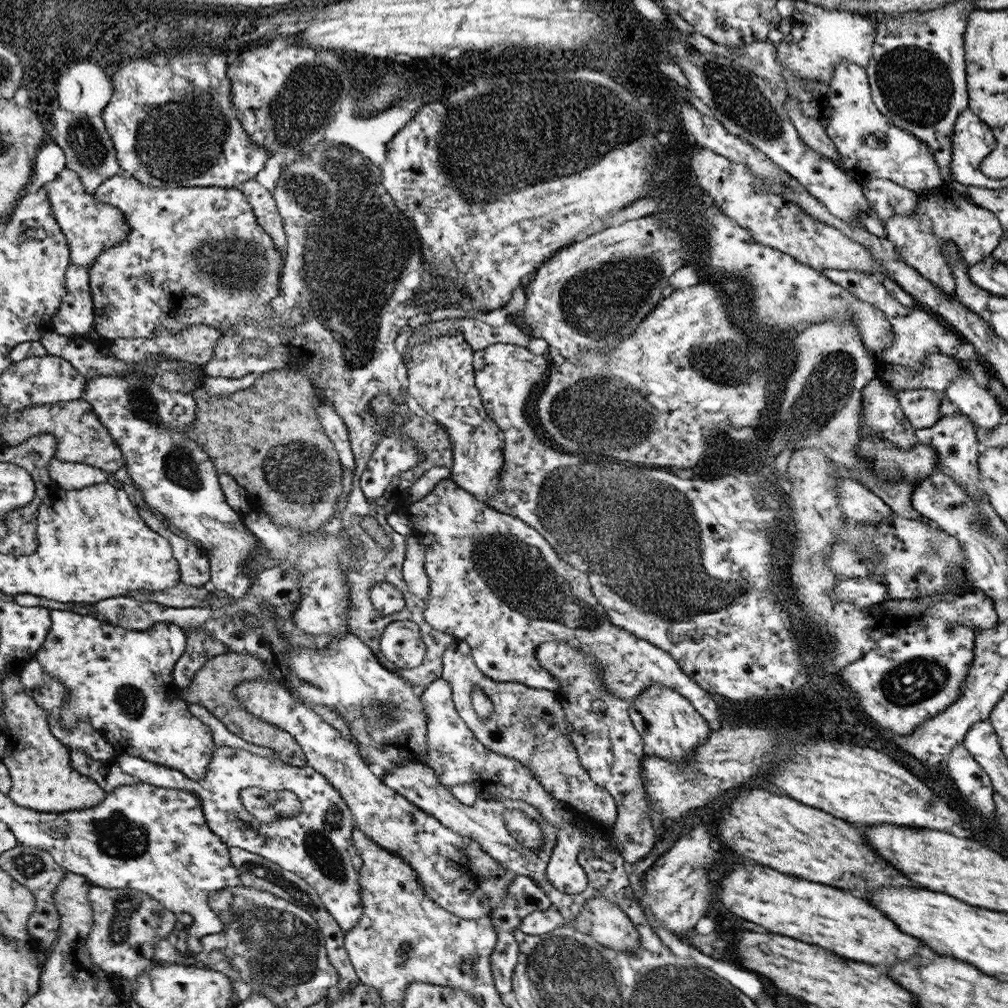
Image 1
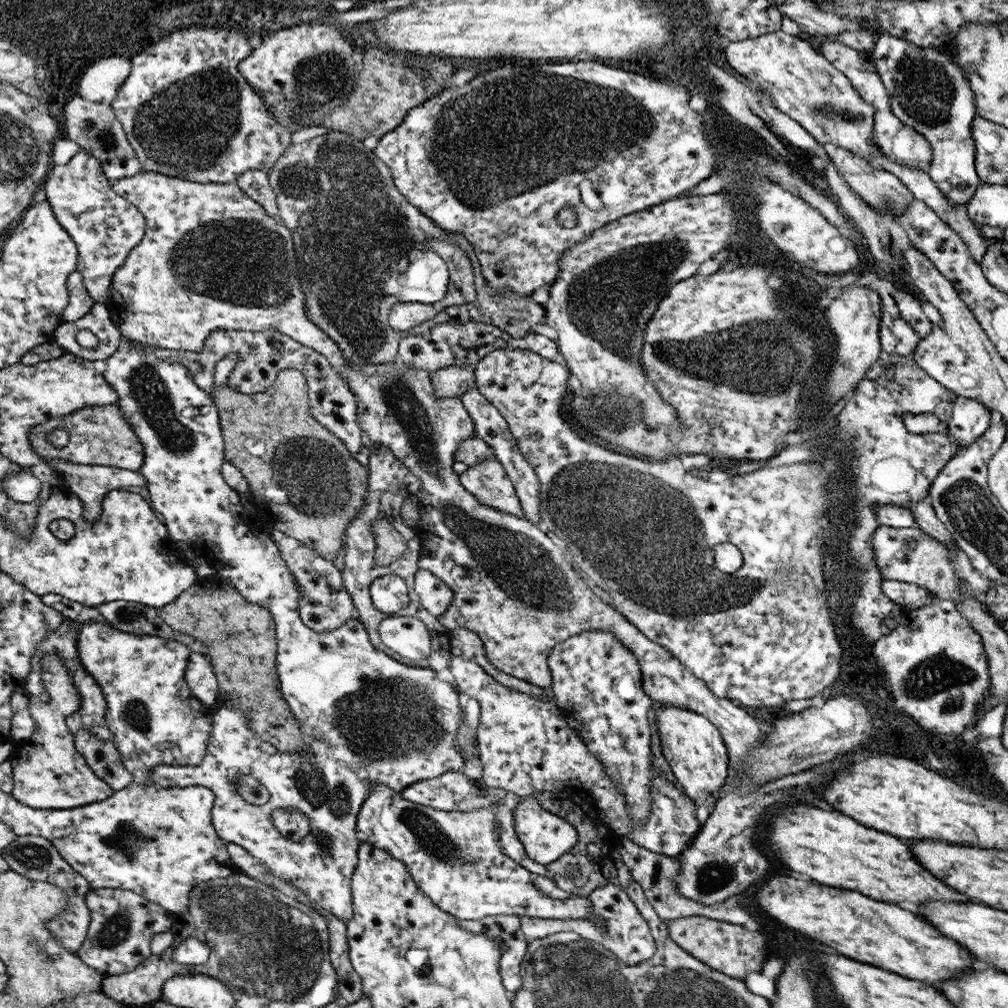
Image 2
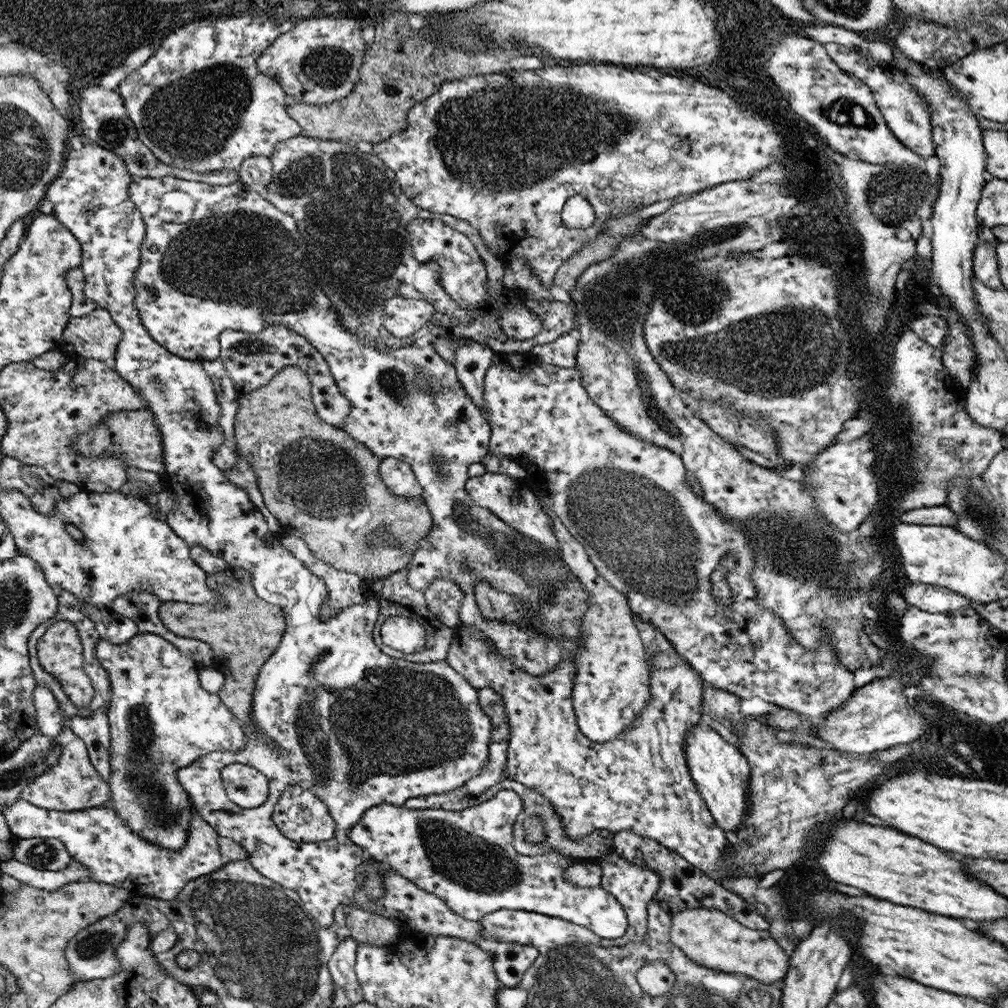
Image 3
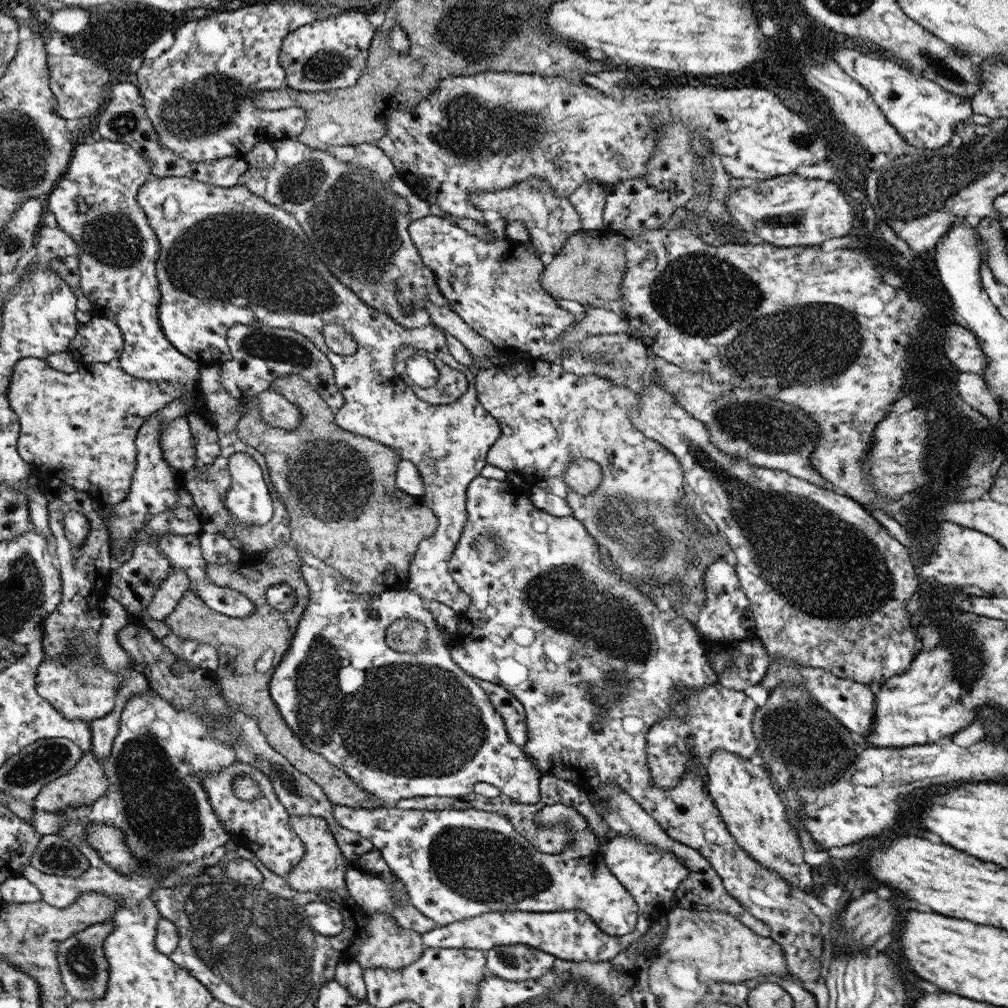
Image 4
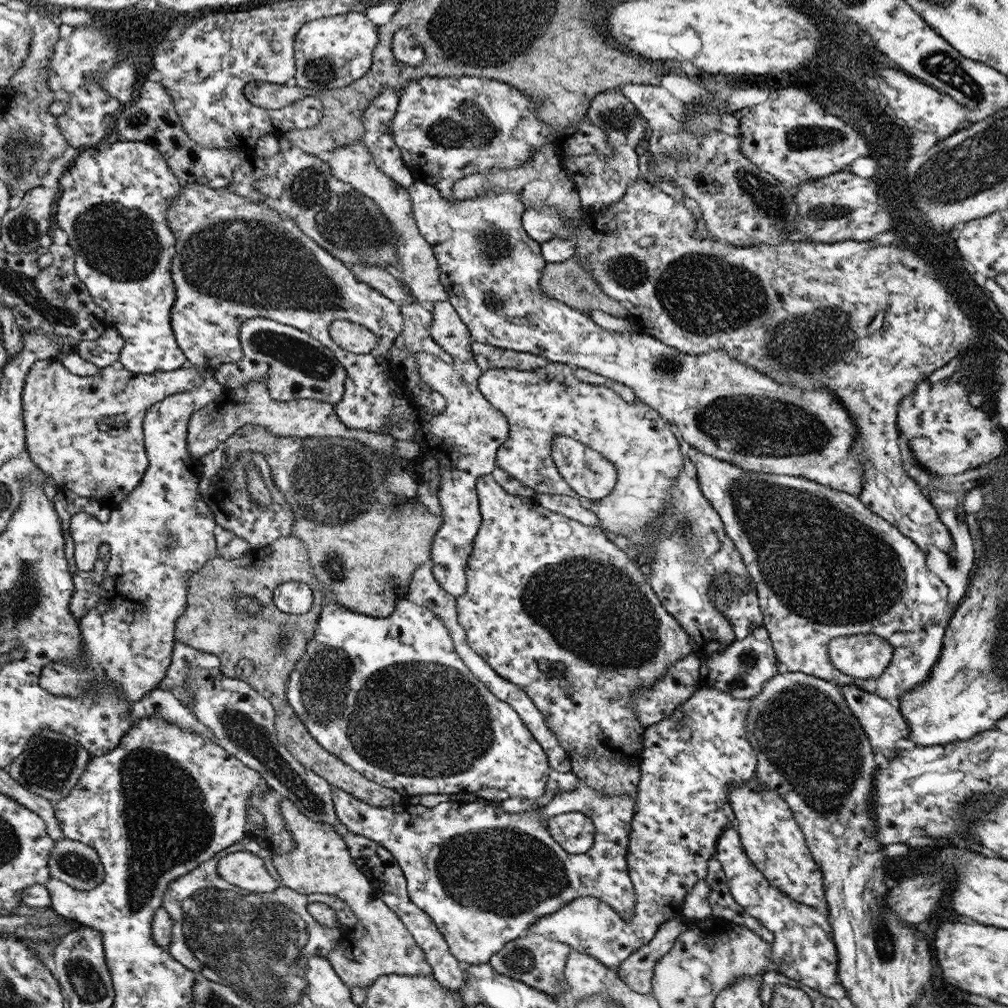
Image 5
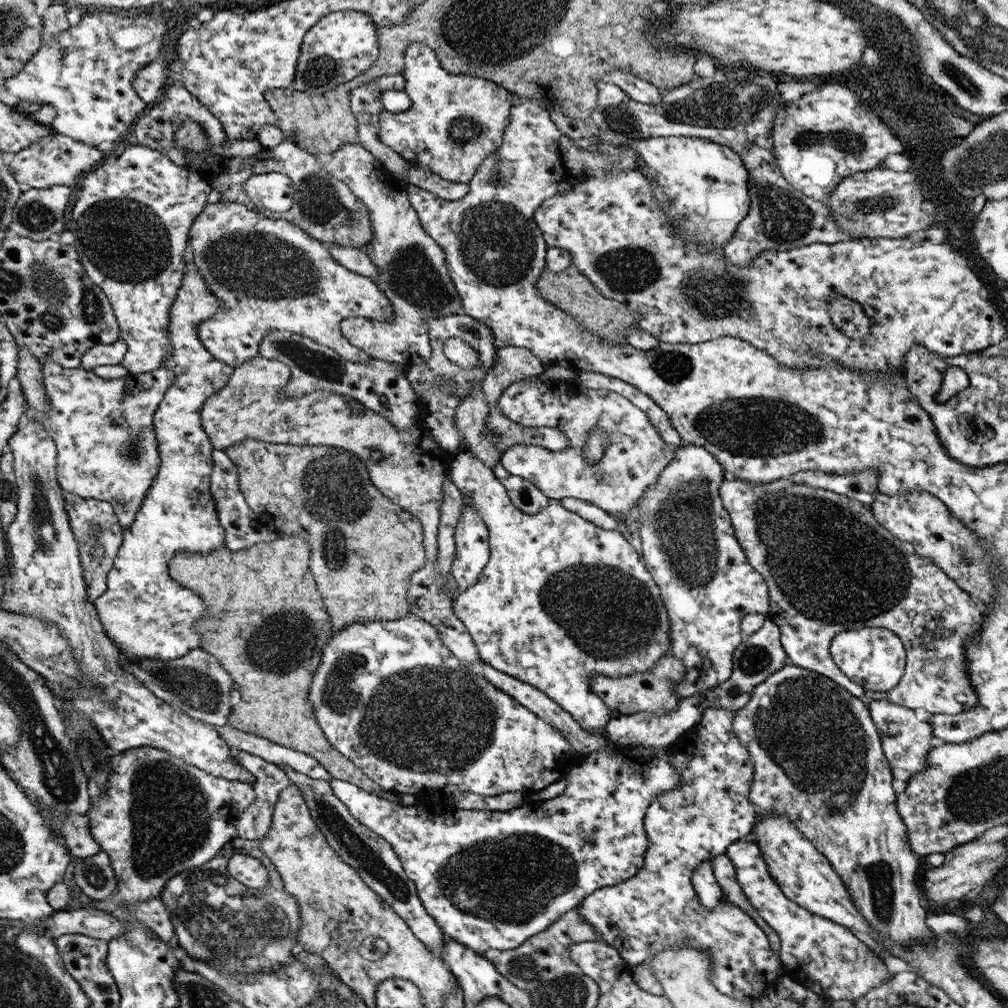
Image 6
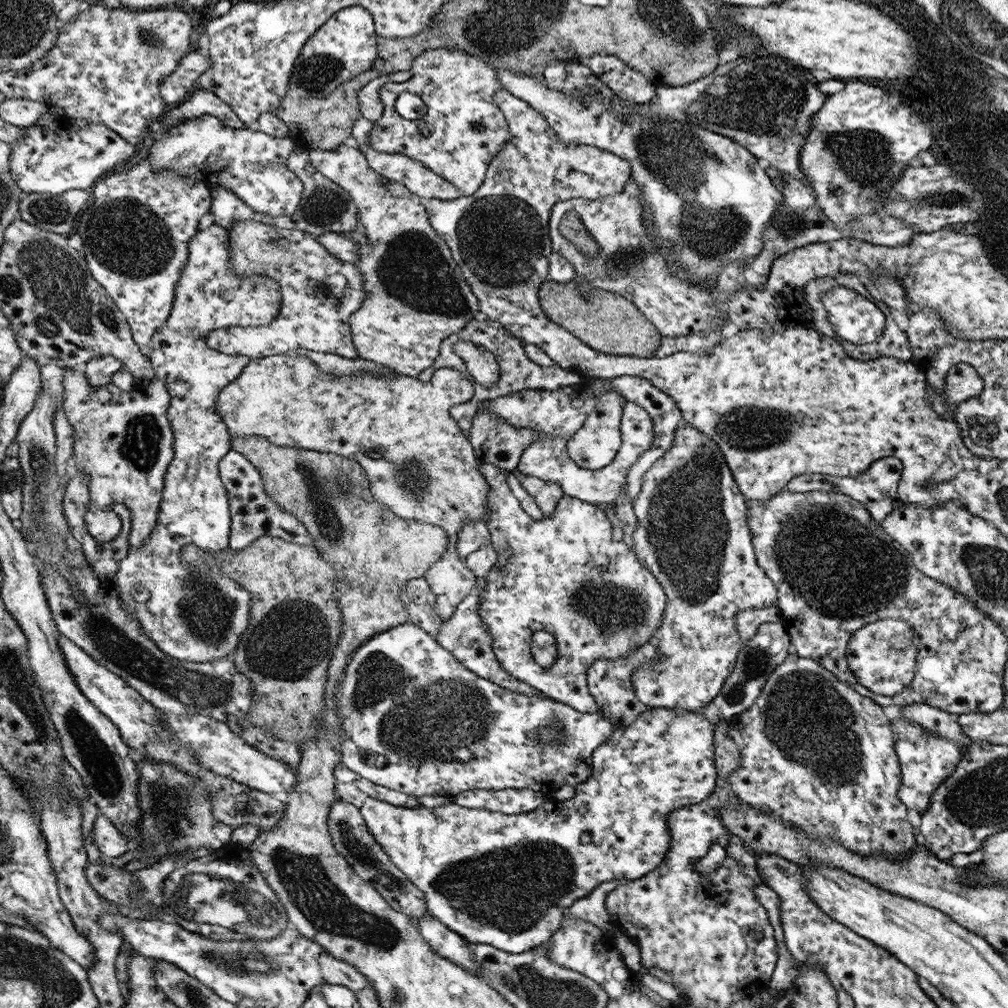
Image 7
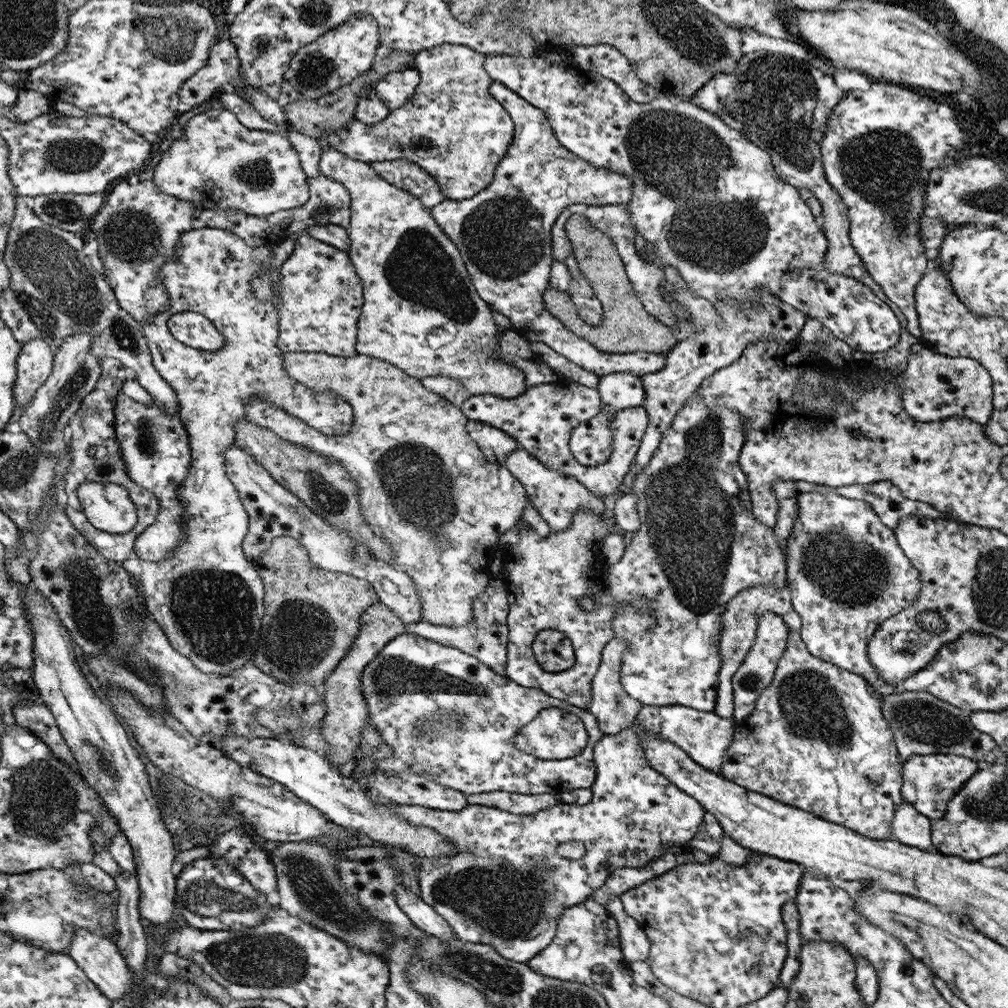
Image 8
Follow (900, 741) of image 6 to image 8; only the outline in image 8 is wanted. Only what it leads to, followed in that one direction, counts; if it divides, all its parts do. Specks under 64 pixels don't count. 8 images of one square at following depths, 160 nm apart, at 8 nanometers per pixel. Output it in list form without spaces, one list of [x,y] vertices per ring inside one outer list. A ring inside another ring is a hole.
[[[926,754],[914,756],[904,763],[904,801],[930,819],[944,816],[948,802],[962,790],[962,785],[983,767],[976,761],[956,754]]]

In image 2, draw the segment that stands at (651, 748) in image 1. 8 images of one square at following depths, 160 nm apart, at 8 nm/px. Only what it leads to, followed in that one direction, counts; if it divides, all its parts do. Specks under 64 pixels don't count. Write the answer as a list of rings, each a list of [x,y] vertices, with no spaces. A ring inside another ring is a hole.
[[[675,704],[662,705],[656,711],[662,754],[674,772],[677,783],[683,784],[686,796],[709,813],[716,808],[721,790],[725,788],[725,782],[729,781],[732,759],[725,738],[705,715]]]

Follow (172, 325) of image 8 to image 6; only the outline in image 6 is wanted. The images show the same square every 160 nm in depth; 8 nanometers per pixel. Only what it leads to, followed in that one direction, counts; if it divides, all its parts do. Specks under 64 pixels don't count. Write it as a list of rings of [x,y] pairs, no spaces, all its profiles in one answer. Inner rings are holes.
[[[218,201],[206,205],[205,209],[202,209],[201,214],[192,224],[190,249],[191,251],[188,251],[188,265],[191,265],[192,268],[198,268],[198,272],[201,272],[202,274],[202,279],[206,280],[206,284],[209,284],[209,288],[213,290],[214,295],[216,295],[217,298],[220,298],[221,302],[224,302],[224,305],[226,306],[226,310],[218,312],[214,318],[202,322],[197,333],[200,334],[201,342],[208,347],[209,353],[213,354],[214,358],[225,362],[228,366],[236,368],[249,359],[258,357],[260,354],[261,342],[264,341],[264,338],[268,333],[274,331],[288,331],[311,338],[314,342],[337,351],[337,353],[341,355],[341,358],[348,359],[350,362],[368,362],[371,357],[367,355],[365,351],[360,350],[357,346],[354,346],[353,343],[349,342],[349,339],[345,337],[341,330],[341,323],[351,317],[363,317],[378,322],[388,321],[388,319],[394,318],[393,303],[372,279],[364,277],[358,274],[358,272],[354,272],[349,268],[342,266],[342,264],[338,263],[338,260],[330,255],[330,251],[325,244],[321,243],[318,239],[315,239],[313,235],[310,235],[307,231],[302,230],[297,224],[282,219],[264,217],[262,213],[256,213],[253,210],[249,210],[245,204]]]

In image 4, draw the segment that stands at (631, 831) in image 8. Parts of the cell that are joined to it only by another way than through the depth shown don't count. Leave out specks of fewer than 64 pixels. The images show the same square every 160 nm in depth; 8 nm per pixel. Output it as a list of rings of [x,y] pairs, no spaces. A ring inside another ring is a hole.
[[[560,803],[550,806],[545,806],[539,812],[534,815],[534,823],[539,828],[542,827],[554,827],[554,825],[564,824],[564,827],[571,835],[571,841],[564,847],[563,851],[558,854],[546,853],[540,851],[534,847],[533,843],[526,839],[510,822],[508,817],[499,815],[494,811],[484,811],[482,809],[464,809],[464,810],[404,810],[395,806],[388,806],[384,808],[376,809],[354,809],[352,807],[343,805],[334,805],[333,813],[335,819],[339,822],[340,826],[347,828],[348,830],[357,832],[360,836],[367,838],[370,842],[380,850],[382,858],[385,858],[386,865],[392,869],[392,873],[396,875],[398,880],[403,882],[407,893],[409,894],[410,902],[414,908],[417,908],[425,917],[431,918],[438,927],[445,927],[455,922],[466,921],[472,917],[480,917],[484,913],[493,912],[516,912],[526,911],[531,913],[549,913],[558,912],[560,910],[584,910],[586,914],[589,914],[592,918],[596,919],[599,930],[609,934],[610,936],[624,936],[628,933],[633,933],[637,926],[637,918],[639,917],[639,906],[636,899],[629,893],[624,883],[620,881],[613,874],[613,870],[609,868],[607,860],[604,858],[605,844],[611,839],[607,838],[605,842],[599,842],[597,840],[597,833],[593,830],[593,827],[589,826],[589,823],[585,821],[585,815],[582,815],[580,811],[572,809],[572,804]]]

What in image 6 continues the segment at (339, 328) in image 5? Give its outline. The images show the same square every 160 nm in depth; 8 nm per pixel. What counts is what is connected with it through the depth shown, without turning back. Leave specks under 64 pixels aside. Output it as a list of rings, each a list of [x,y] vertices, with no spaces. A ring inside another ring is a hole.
[[[345,144],[336,152],[320,154],[317,158],[334,178],[345,182],[368,207],[373,240],[362,250],[377,264],[378,277],[373,281],[391,300],[394,310],[394,318],[388,321],[348,318],[341,323],[341,330],[350,343],[372,359],[397,362],[403,369],[428,361],[431,346],[426,322],[430,318],[464,315],[465,305],[453,282],[445,251],[424,229],[410,201],[408,183],[392,175],[360,144]]]

